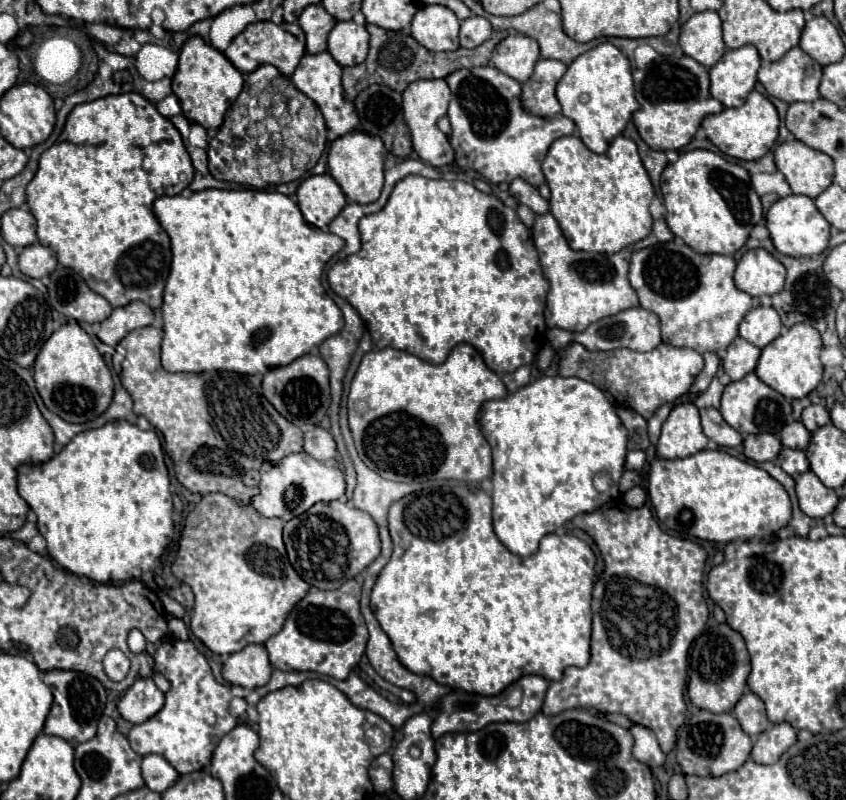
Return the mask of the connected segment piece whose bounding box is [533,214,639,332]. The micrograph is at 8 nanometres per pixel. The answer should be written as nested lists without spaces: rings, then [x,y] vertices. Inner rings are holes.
[[[543,214],[535,218],[533,228],[535,248],[539,252],[541,268],[551,284],[545,320],[549,328],[561,328],[567,332],[583,332],[589,324],[613,316],[617,312],[637,308],[637,292],[629,284],[629,260],[631,248],[623,248],[617,254],[599,254],[599,252],[575,252],[569,248],[557,220],[553,214]]]

